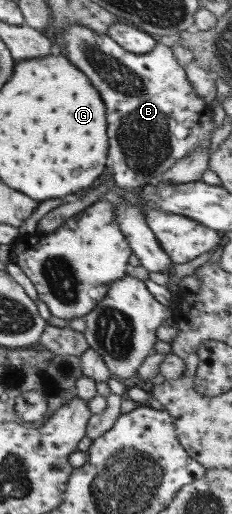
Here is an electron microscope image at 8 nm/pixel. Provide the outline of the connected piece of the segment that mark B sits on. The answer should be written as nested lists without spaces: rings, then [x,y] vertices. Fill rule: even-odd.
[[[83,24],[67,26],[63,30],[63,42],[67,50],[65,56],[89,78],[104,101],[109,125],[109,163],[113,167],[114,181],[120,188],[139,193],[185,154],[201,148],[210,149],[211,135],[216,129],[212,110],[214,104],[205,103],[196,94],[171,48],[156,44],[151,51],[136,54],[125,51],[108,35],[99,35]]]

